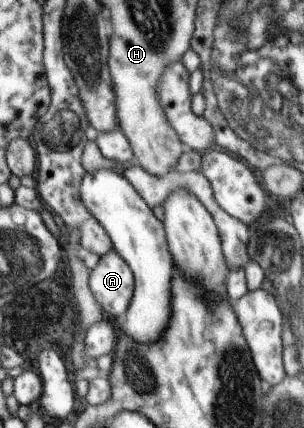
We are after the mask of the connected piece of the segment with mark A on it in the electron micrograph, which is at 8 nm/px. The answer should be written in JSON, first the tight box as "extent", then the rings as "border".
{"extent":[87,249,134,319],"border":[[[113,249],[102,255],[95,267],[89,270],[87,283],[95,301],[105,313],[115,319],[121,319],[121,315],[126,314],[127,308],[133,302],[134,276],[121,255]]]}

